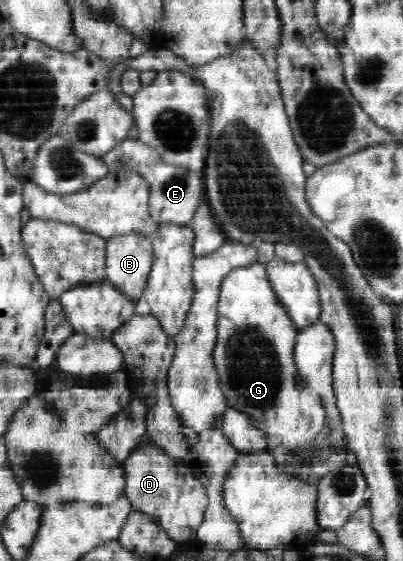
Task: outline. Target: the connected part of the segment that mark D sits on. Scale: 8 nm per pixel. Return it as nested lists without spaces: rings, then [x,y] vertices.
[[[146,441],[124,461],[122,474],[134,511],[148,515],[177,545],[196,540],[209,504],[208,492],[193,472],[183,467],[181,458],[169,456]]]

